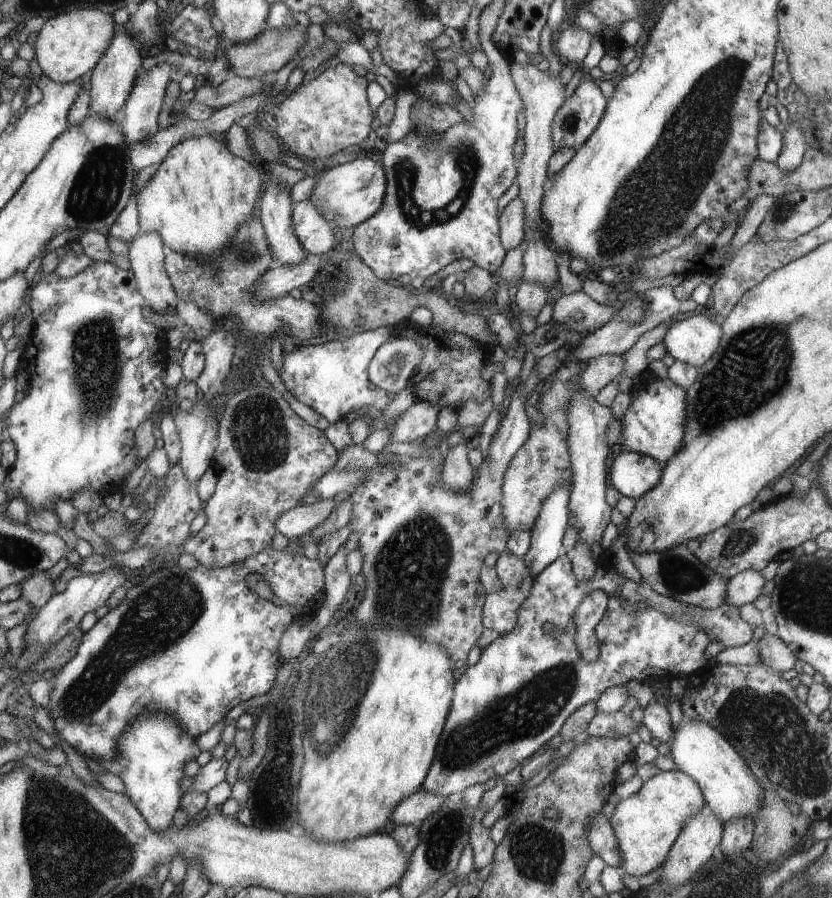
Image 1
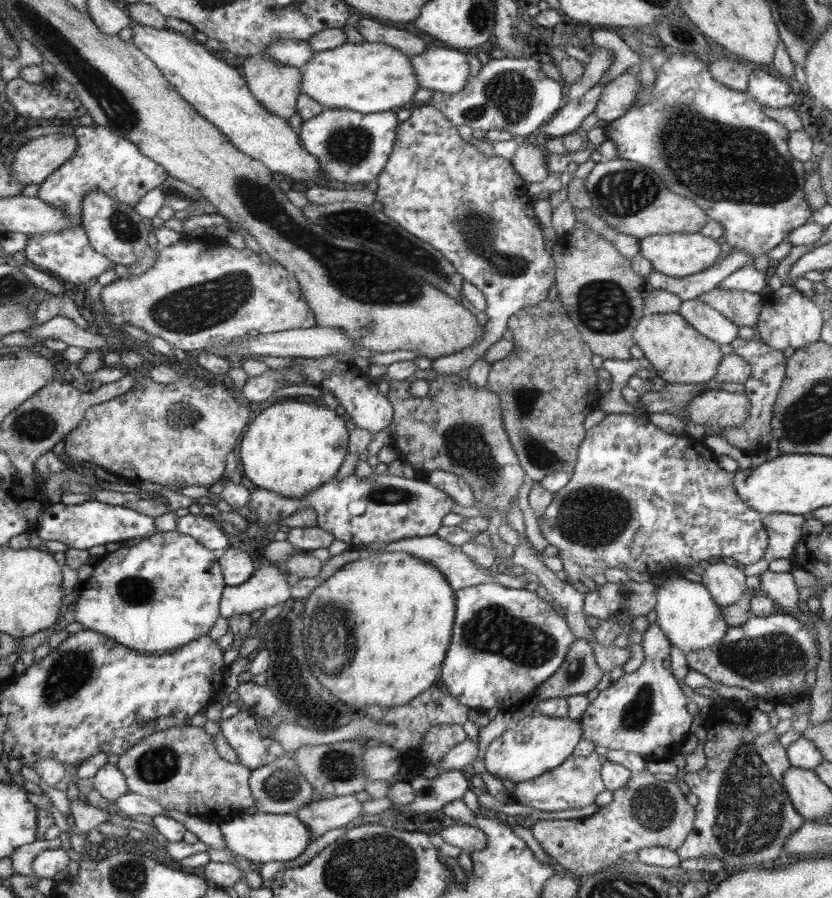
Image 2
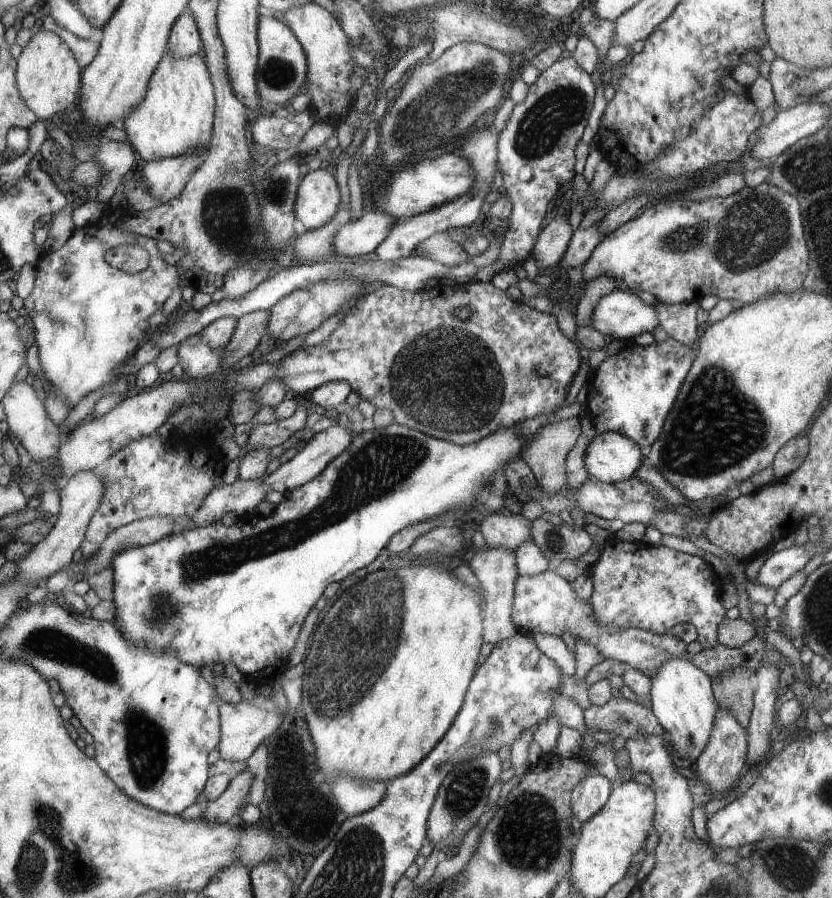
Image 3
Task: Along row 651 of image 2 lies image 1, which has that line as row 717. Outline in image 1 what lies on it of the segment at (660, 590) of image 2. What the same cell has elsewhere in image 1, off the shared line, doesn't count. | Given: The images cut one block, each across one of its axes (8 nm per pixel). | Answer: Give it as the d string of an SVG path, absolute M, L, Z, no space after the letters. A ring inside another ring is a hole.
M684 714L678 728L673 729L674 738L670 742L670 756L678 771L692 776L701 786L705 803L714 814L720 816L722 824L734 820L736 816L756 816L762 808L762 792L765 790L757 777L750 772L749 765L742 758L741 753L726 740L725 736L708 722L698 718L688 718Z

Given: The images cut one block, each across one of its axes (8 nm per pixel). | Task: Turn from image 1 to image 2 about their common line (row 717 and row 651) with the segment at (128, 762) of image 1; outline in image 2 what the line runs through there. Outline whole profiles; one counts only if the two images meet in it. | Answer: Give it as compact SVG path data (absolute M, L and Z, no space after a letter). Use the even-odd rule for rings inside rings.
M157 532L155 536L126 544L98 558L91 576L79 590L72 613L84 629L102 633L139 653L172 653L208 634L220 618L218 604L221 604L225 587L228 586L221 570L220 556L221 552L202 546L196 538L185 533Z

